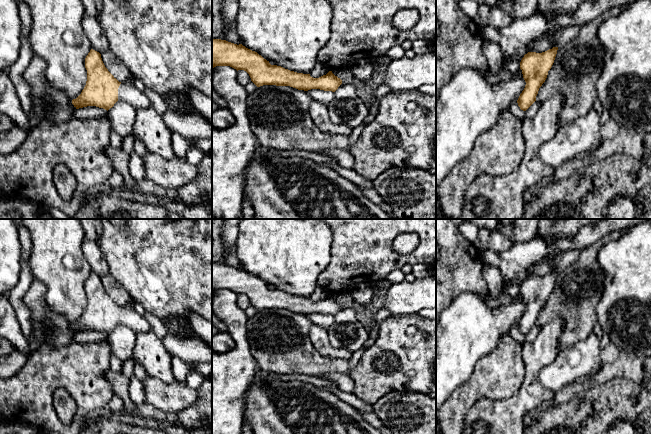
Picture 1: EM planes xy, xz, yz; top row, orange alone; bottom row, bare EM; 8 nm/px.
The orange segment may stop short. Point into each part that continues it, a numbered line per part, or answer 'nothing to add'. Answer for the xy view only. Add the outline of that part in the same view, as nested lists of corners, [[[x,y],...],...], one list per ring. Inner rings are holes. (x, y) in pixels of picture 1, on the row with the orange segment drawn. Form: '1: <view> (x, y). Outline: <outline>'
1: xy (131, 94). Outline: [[[121,83],[118,88],[118,100],[126,101],[134,109],[151,108],[151,101],[146,94],[134,84]]]

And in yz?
nothing to add

